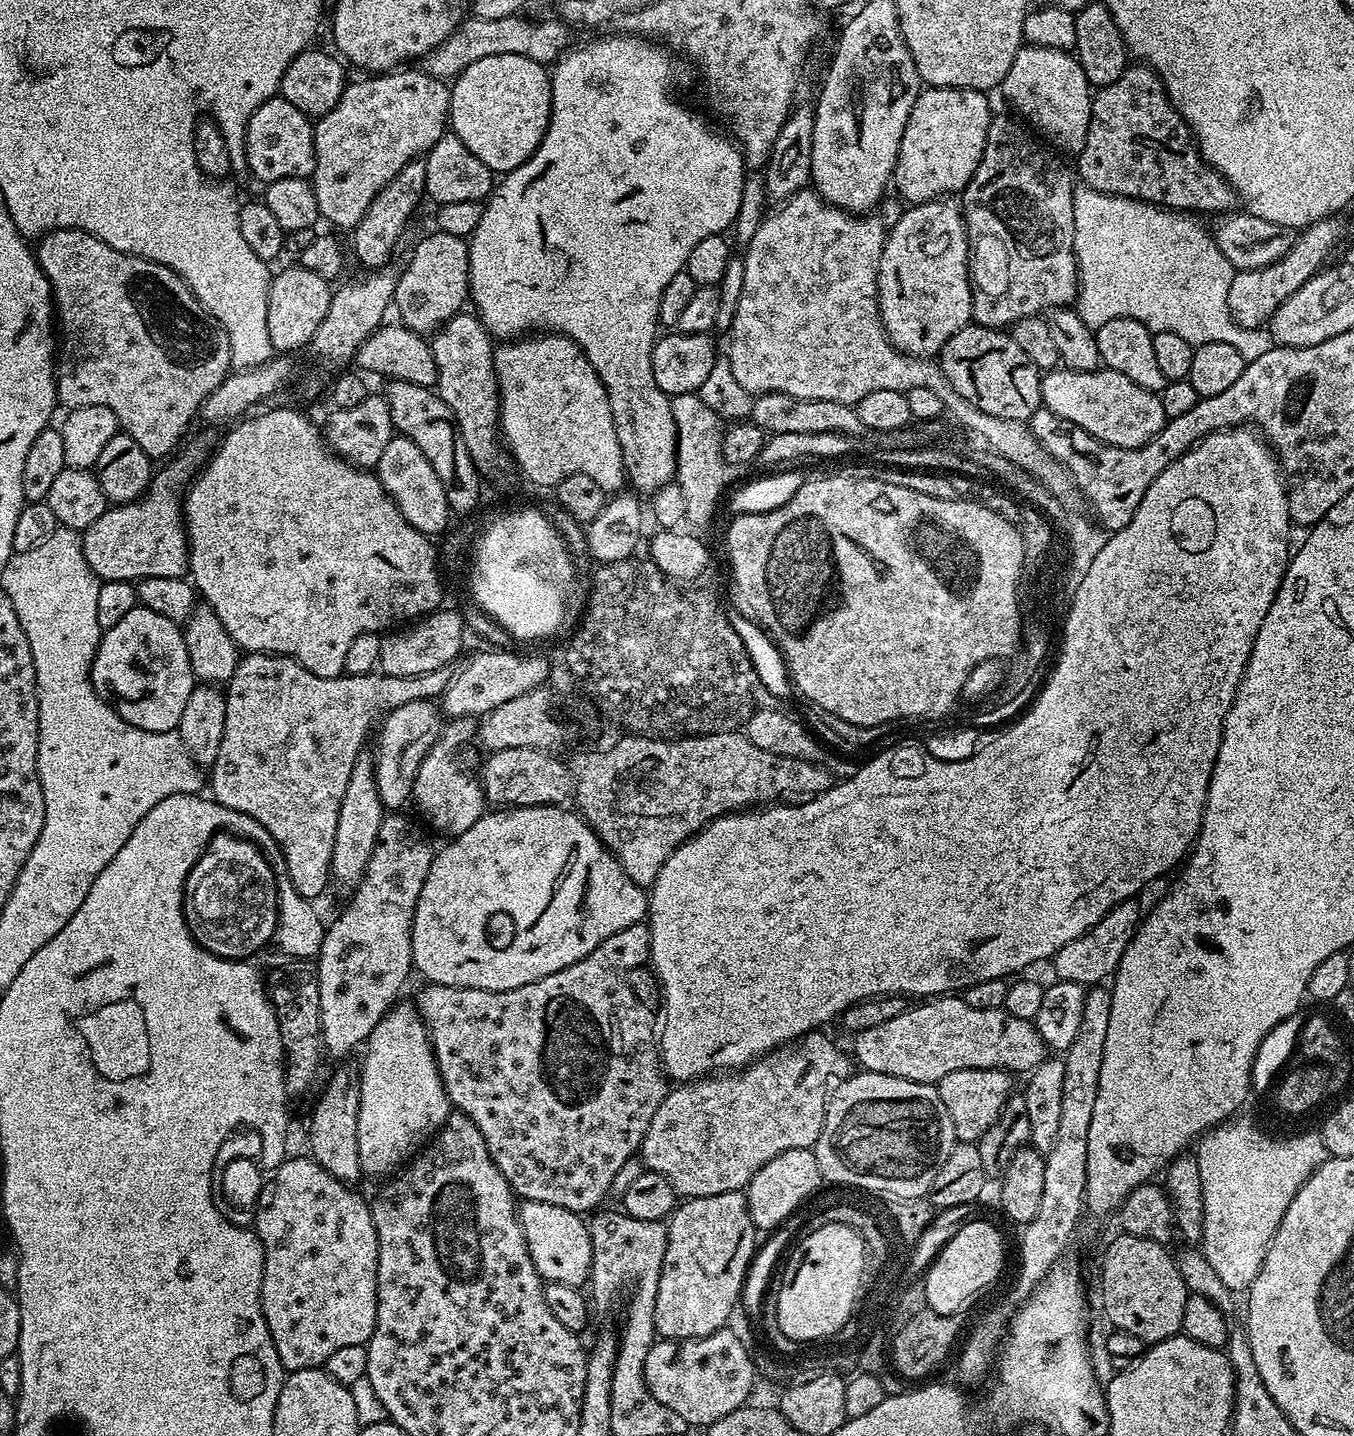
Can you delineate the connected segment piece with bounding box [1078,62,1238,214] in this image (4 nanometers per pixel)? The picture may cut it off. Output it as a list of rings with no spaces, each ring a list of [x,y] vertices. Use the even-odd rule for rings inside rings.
[[[1143,62],[1133,63],[1125,68],[1118,82],[1110,82],[1110,86],[1099,89],[1093,95],[1090,130],[1086,130],[1086,146],[1082,146],[1078,160],[1080,176],[1084,179],[1081,181],[1087,187],[1107,196],[1143,200],[1145,204],[1179,210],[1185,214],[1224,214],[1238,200],[1236,191],[1228,185],[1228,181],[1201,156],[1188,124],[1170,102],[1158,73]]]

